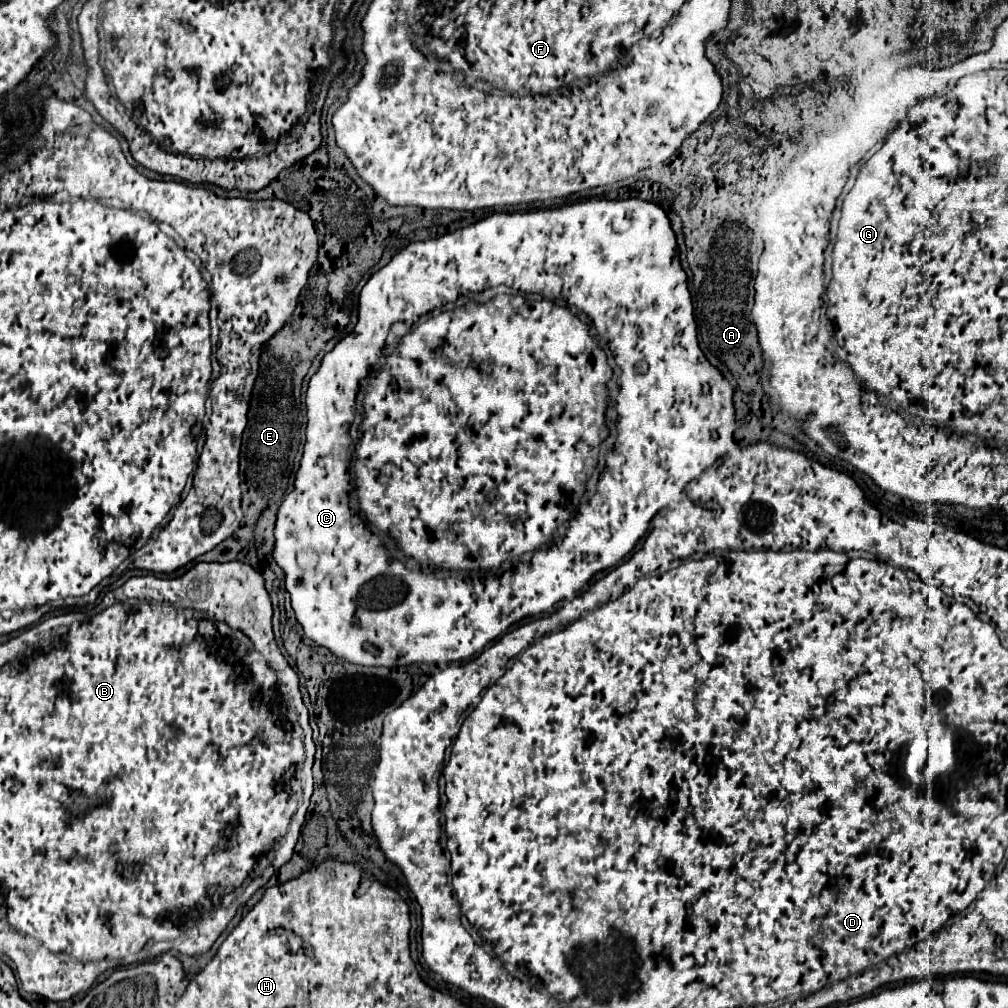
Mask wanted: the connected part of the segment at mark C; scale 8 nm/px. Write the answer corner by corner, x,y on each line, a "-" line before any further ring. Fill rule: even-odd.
639,198
617,200
617,202
591,200
591,202
579,202
579,204
571,204
571,206
561,206
561,208
557,208
557,210
541,210
541,212
527,212
527,214
494,214
485,218
485,220
481,220
481,222
477,222
477,224
471,224
471,226
467,226
467,228
455,230
455,232
445,234
445,236
441,236
441,238
425,240
425,242
411,242
407,248
403,248
399,254
395,254
393,260
391,260
387,266
383,266
379,272
375,272
375,274
369,278
369,282
363,286
361,296
359,296
359,322
357,322
355,330
353,330
351,334
343,337
341,342
337,342
337,346
335,346
331,352
327,352
327,354
323,356
321,368
317,370
317,374
315,374
315,376
311,378
311,382
309,382
309,390
307,390
307,418
309,418
309,422
307,422
307,442
305,442
305,452
303,452
303,458
301,458
301,466
299,466
299,472
297,472
297,478
295,478
295,490
285,498
285,504
281,504
281,508
279,508
279,516
277,516
275,522
275,550
273,550
273,560
275,560
285,573
285,584
287,584
287,592
291,594
291,604
293,604
293,610
295,610
297,622
303,626
307,638
311,638
313,642
317,642
317,644
323,646
323,648
329,648
329,650
331,650
333,654
337,654
339,658
343,658
343,660
347,660
347,662
351,662
351,664
359,664
359,666
403,666
403,664
413,664
413,662
453,662
453,660
467,660
467,658
477,656
479,652
483,652
483,648
485,648
487,644
491,644
493,640
497,640
499,636
503,636
503,634
507,632
509,626
521,622
521,620
527,618
527,616
543,616
543,614
551,612
559,600
565,600
565,598
571,600
571,598
575,598
575,594
577,594
577,592
579,592
579,590
581,590
589,580
591,581
587,584
587,589
591,584
593,584
593,582
596,582
599,578
603,578
603,576
605,576
605,574
610,570
619,566
637,552
637,550
641,549
643,542
645,542
644,536
646,538
647,534
651,532
653,516
656,516
657,514
665,514
667,506
671,506
673,502
677,502
679,498
683,498
685,490
691,488
691,484
695,484
695,482
703,476
703,472
707,472
709,468
715,468
715,466
719,466
719,464
723,462
725,456
719,456
719,442
723,440
723,454
725,454
725,452
727,452
727,444
731,444
731,440
733,440
733,430
735,430
733,388
731,388
729,382
727,382
727,380
717,372
717,368
711,366
711,364
707,362
705,354
703,354
701,348
699,348
699,342
697,342
697,324
695,324
695,318
693,318
693,304
691,304
691,296
689,296
689,290
687,290
687,276
685,276
685,272
683,272
683,268
681,268
681,262
679,262
677,240
675,240
675,234
673,234
673,230
671,230
671,226
669,226
669,218
667,218
667,214
665,214
657,204
653,204
653,202
645,202
645,200
639,200
-
499,284
505,284
507,288
519,292
517,298
503,298
503,300
511,300
513,306
491,306
491,304
481,304
475,301
468,301
465,305
457,307
455,312
437,312
437,314
431,314
431,312
435,312
435,310
439,310
439,308
443,308
443,306
447,306
447,304
457,302
459,296
467,296
469,292
479,294
479,292
483,292
485,288
495,288
495,286
499,286
-
529,294
547,296
549,300
545,300
545,298
543,298
543,300
531,300
531,304
525,306
525,298
533,298
533,296
529,296
-
557,296
561,296
563,300
567,300
567,304
571,304
571,308
575,308
577,312
583,312
583,314
585,314
585,316
595,324
595,336
601,336
599,340
603,340
603,344
607,344
607,352
613,354
615,364
617,364
617,368
619,368
619,372
621,372
621,374
617,376
617,380
615,380
617,386
619,386
619,394
613,398
613,408
617,410
617,420
615,420
615,426
617,426
617,438
615,438
616,441
613,448
609,448
605,454
605,466
603,466
603,472
601,472
601,476
599,476
597,490
595,490
595,494
591,496
591,500
587,500
585,504
579,504
579,498
583,496
583,492
585,492
585,484
587,484
587,480
591,478
593,470
599,468
599,444
601,444
601,442
607,438
607,434
609,434
609,430
607,430
607,426
605,426
605,408
607,408
607,386
605,386
605,384
611,380
613,370
611,370
611,366
607,364
605,352
603,352
603,348
599,346
599,342
593,338
593,334
591,334
591,330
589,330
587,323
581,322
581,320
579,320
579,315
572,312
568,306
551,301
557,300
-
423,314
431,314
431,316
429,316
427,320
415,324
415,326
411,328
411,332
409,332
409,334
407,334
407,336
397,344
395,352
391,352
391,354
387,356
387,364
385,364
385,368
383,368
375,378
369,380
369,388
367,388
365,402
363,402
365,420
363,420
361,430
359,430
359,434
361,434
361,436
359,436
359,442
355,444
355,454
357,454
357,460
355,460
355,474
357,474
357,496
359,496
359,506
361,506
361,510
365,512
365,516
367,516
367,520
369,520
371,524
375,524
381,532
389,532
391,538
395,538
395,540
399,542
399,546
401,546
401,550
403,550
405,556
411,556
411,558
415,558
419,564
423,564
423,570
411,570
411,568
407,568
399,558
395,558
395,556
387,550
387,546
383,544
383,540
381,540
377,534
373,534
373,532
367,528
363,516
359,514
359,510
357,510
355,504
351,502
351,496
349,496
349,494
353,492
354,484
349,469
351,467
350,458
352,456
350,445
351,443
353,444
353,440
352,438
350,439
349,433
343,431
342,427
345,426
345,424
351,424
351,422
353,422
353,416
355,416
355,398
357,398
357,392
359,392
359,388
361,388
361,382
367,380
367,378
371,376
371,372
377,370
377,366
379,366
379,359
383,356
385,342
389,333
389,328
387,328
387,326
393,324
393,322
397,322
397,320
405,320
405,322
413,324
413,322
415,322
419,316
423,316
-
673,342
681,342
681,344
683,344
683,352
673,350
-
351,516
357,518
357,524
355,524
355,526
357,526
359,530
363,530
361,536
363,536
363,538
367,536
369,542
365,542
365,540
359,542
359,532
355,532
353,526
347,524
-
563,522
567,522
567,528
565,528
565,530
559,530
559,536
553,536
553,532
557,530
557,526
561,526
-
351,534
353,534
353,536
357,534
357,542
353,540
-
353,544
359,544
359,550
361,550
359,554
353,552
353,550
355,550
-
525,552
531,552
531,554
533,554
531,560
527,560
527,562
521,564
521,566
513,566
511,570
503,570
503,568
501,568
501,564
503,564
505,560
519,560
521,554
525,554

